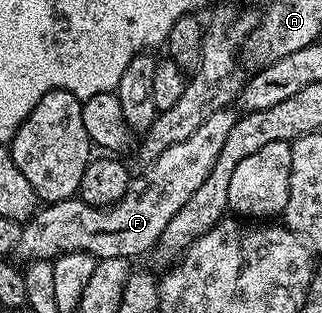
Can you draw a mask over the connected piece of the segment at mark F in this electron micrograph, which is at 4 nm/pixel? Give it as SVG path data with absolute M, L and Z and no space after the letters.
M231 108L218 109L208 117L184 143L176 143L176 147L168 147L160 159L156 159L152 164L145 166L141 171L142 174L135 176L131 180L128 191L120 198L115 205L101 206L89 205L84 203L77 196L68 198L66 201L56 201L39 208L29 221L22 225L22 238L18 244L17 256L23 257L23 262L29 263L34 261L50 261L60 253L91 253L93 257L99 259L116 259L124 257L135 259L141 253L149 254L154 246L158 244L160 235L164 227L196 195L196 187L208 179L208 171L212 171L215 166L216 158L220 155L220 150L224 147L224 142L228 139L228 134L232 131L237 121L237 114L231 112Z

